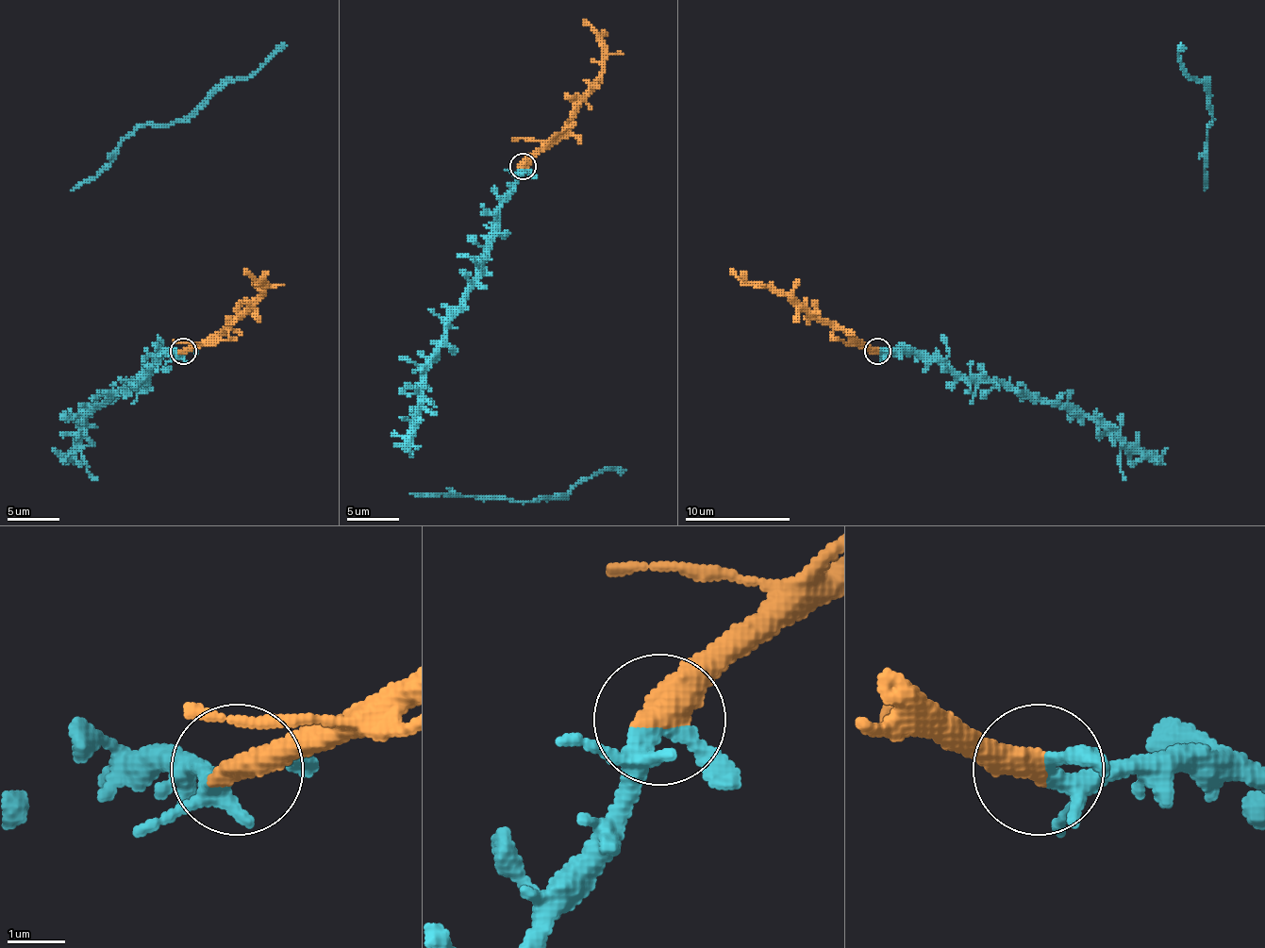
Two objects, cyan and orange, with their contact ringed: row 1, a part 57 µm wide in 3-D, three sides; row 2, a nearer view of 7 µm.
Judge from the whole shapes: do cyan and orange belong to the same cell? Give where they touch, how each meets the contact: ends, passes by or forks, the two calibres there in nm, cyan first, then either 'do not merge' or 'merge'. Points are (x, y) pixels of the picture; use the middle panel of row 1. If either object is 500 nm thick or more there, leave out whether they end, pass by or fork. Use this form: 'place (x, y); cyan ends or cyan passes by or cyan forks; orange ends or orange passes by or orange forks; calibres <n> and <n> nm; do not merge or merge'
place (523, 166); calibres 240 and 550 nm; merge

